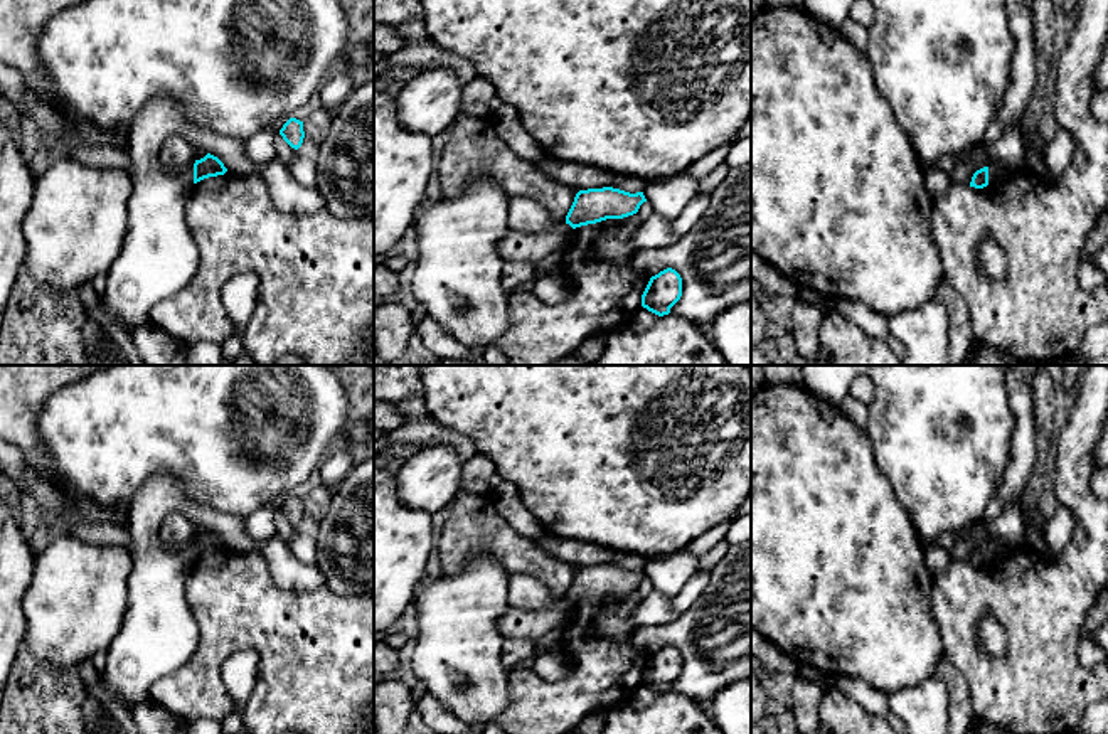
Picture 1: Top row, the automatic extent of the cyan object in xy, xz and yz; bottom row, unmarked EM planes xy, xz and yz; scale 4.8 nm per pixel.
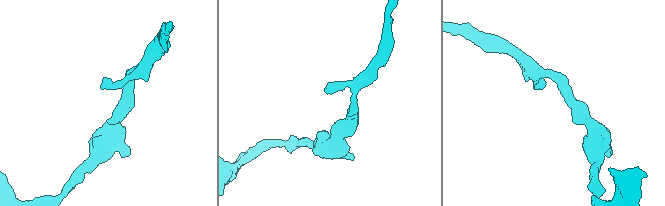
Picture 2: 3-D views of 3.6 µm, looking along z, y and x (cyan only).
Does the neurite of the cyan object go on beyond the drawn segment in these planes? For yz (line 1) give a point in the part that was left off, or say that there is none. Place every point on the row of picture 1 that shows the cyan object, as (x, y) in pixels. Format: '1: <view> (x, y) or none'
1: none

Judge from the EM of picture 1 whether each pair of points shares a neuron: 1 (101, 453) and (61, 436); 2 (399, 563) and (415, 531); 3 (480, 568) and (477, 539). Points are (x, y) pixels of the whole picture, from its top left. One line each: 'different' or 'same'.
1: same
2: same
3: different

